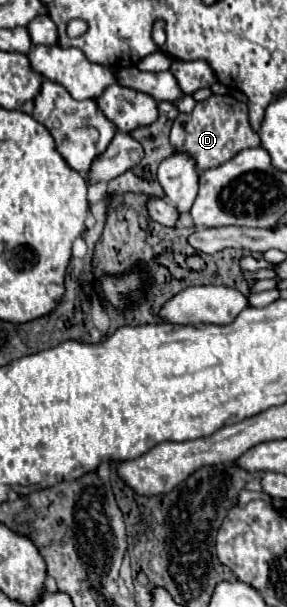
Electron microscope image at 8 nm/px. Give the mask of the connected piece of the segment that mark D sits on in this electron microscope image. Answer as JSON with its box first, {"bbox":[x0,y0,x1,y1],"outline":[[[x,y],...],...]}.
{"bbox":[170,95,260,171],"outline":[[[212,95],[210,99],[196,103],[190,115],[180,113],[172,125],[170,141],[178,151],[186,151],[196,159],[198,171],[220,167],[222,163],[226,163],[226,159],[232,159],[242,149],[260,147],[258,133],[254,133],[248,123],[246,103],[234,99],[232,95]]]}

